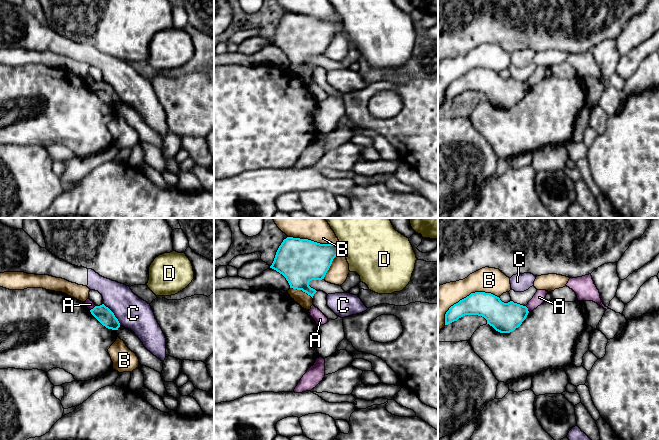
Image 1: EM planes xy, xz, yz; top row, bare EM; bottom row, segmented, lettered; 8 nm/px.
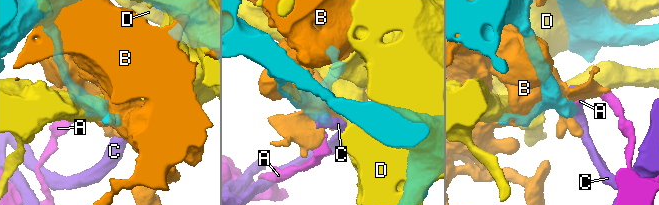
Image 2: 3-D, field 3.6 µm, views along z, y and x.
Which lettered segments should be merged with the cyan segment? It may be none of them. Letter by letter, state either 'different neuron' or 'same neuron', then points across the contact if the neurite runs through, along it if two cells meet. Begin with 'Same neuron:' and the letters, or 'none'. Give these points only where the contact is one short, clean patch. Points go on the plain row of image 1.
Same neuron: none
A: different neuron; border along xy (95, 81), (90, 86)
B: different neuron
C: different neuron
D: different neuron

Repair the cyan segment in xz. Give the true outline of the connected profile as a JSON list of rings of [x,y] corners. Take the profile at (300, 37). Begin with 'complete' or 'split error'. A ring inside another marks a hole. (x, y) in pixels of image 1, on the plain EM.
complete; [[[287,13],[279,22],[270,44],[282,50],[290,64],[302,66],[313,74],[317,67],[309,62],[309,58],[324,55],[338,31],[344,31],[340,18],[320,20],[308,15]]]

